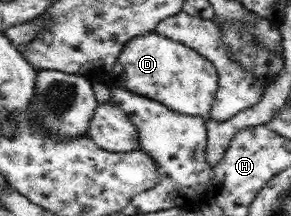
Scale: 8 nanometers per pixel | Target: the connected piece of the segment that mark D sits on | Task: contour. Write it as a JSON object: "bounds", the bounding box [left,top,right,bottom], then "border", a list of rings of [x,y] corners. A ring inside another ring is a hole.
{"bounds":[114,31,218,121],"border":[[[156,31],[148,35],[139,35],[123,47],[123,53],[119,55],[114,69],[117,70],[116,83],[124,89],[160,102],[177,113],[202,116],[205,121],[211,119],[209,113],[218,89],[216,66],[191,47],[163,37]]]}

